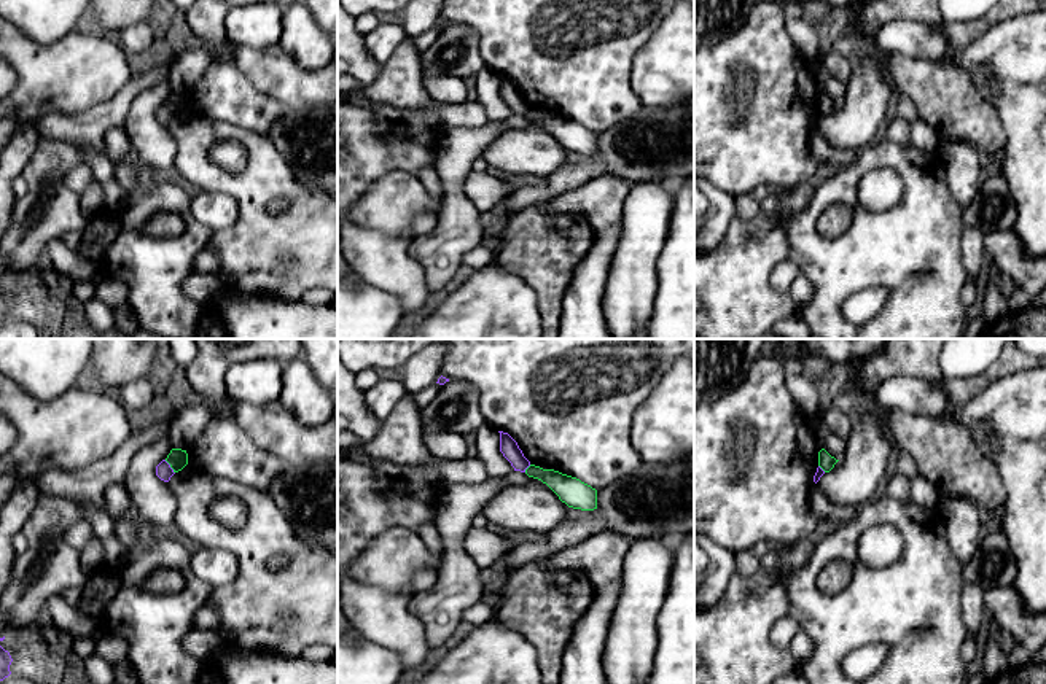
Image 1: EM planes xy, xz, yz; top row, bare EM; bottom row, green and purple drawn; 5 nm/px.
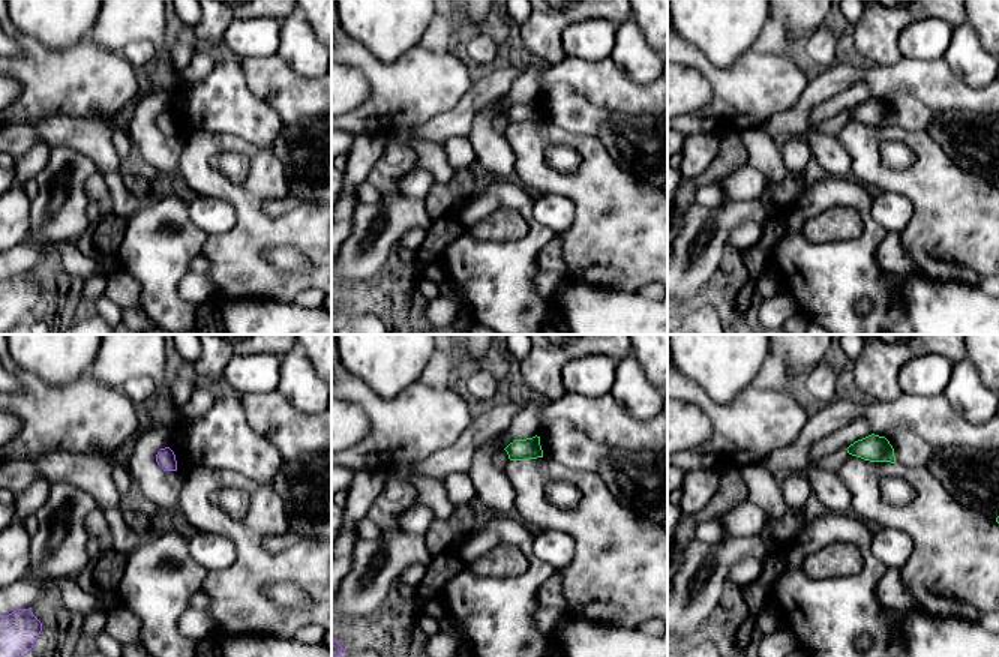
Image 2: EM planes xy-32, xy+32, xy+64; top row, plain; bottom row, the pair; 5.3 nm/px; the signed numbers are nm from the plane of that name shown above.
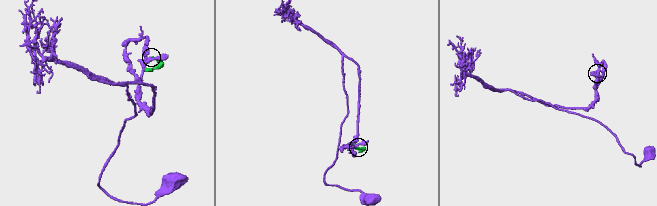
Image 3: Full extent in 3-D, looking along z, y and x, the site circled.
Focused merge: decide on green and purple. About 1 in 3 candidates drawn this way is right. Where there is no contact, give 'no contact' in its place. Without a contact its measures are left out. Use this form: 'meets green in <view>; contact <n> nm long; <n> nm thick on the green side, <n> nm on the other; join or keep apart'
meets green in xy; contact 90 nm long; 100 nm thick on the green side, 80 nm on the other; join

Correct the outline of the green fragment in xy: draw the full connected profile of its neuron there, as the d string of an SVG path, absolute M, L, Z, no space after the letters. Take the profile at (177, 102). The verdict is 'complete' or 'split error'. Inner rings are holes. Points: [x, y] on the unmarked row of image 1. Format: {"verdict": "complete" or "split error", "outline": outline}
{"verdict": "split error", "outline": "M172 92L166 103L156 110L156 119L169 126L170 121L188 108L188 97L181 92Z"}

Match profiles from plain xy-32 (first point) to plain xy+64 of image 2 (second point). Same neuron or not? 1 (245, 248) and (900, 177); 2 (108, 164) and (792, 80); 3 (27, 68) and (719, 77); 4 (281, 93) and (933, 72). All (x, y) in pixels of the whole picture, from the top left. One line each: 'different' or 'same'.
1: same
2: different
3: same
4: same

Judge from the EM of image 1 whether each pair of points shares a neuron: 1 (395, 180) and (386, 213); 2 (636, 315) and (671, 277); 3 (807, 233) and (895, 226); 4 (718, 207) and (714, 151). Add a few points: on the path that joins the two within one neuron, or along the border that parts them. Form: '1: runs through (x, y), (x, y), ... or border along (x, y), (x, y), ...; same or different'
1: runs through (395, 188), (395, 199), (390, 205); same
2: border along (659, 255), (658, 291), (653, 315), (648, 322); different
3: runs through (830, 247), (873, 247); same
4: border along (710, 183), (734, 199); different

